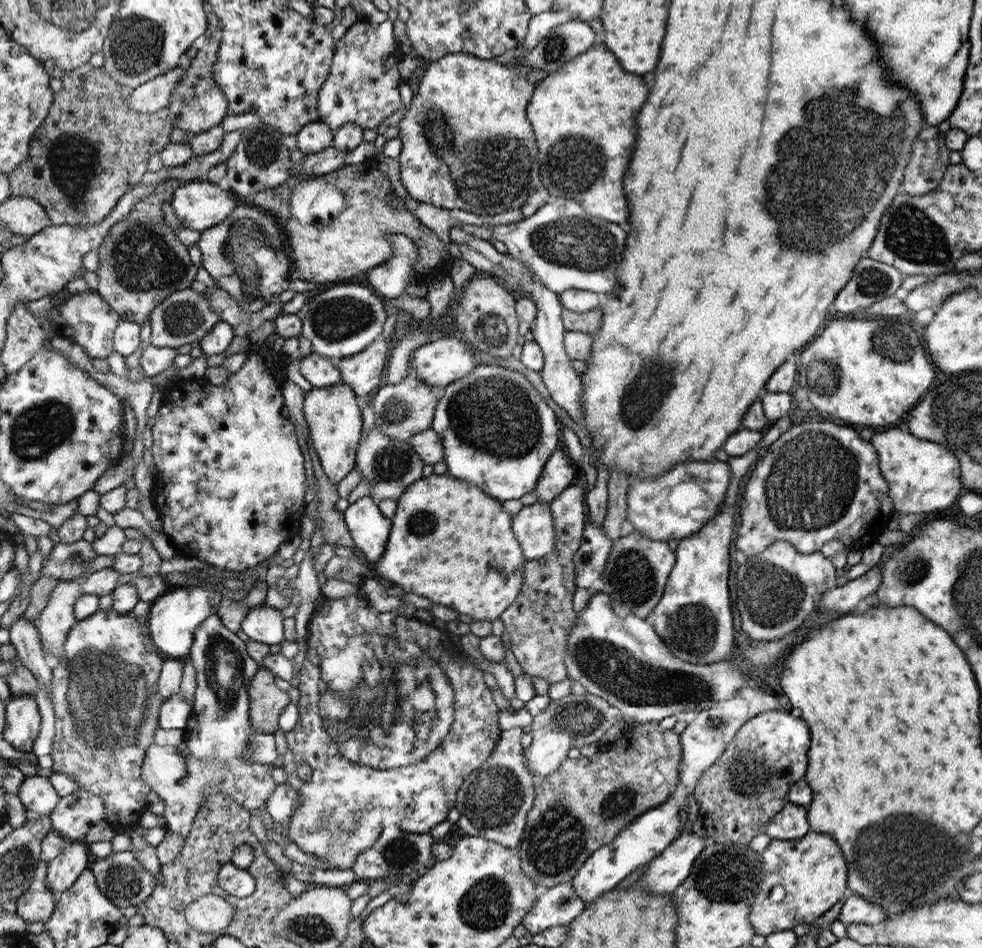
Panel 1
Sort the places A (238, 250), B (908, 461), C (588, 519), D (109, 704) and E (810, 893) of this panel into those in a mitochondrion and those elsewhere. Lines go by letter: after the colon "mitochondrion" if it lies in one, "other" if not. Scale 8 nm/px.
A: mitochondrion
B: other
C: other
D: mitochondrion
E: other

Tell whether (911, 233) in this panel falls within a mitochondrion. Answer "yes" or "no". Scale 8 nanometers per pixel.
yes

